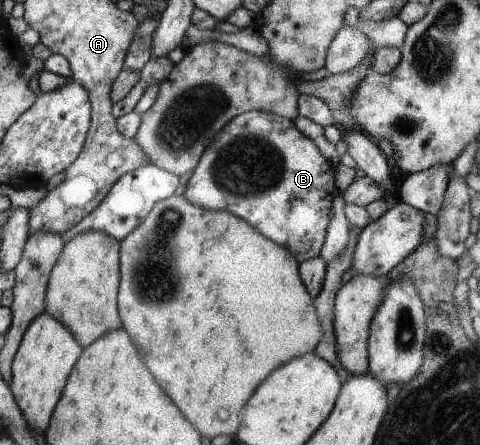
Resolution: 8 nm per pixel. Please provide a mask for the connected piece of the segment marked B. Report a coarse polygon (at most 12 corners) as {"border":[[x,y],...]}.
{"border":[[232,119],[183,196],[319,256],[334,168],[292,121]]}

